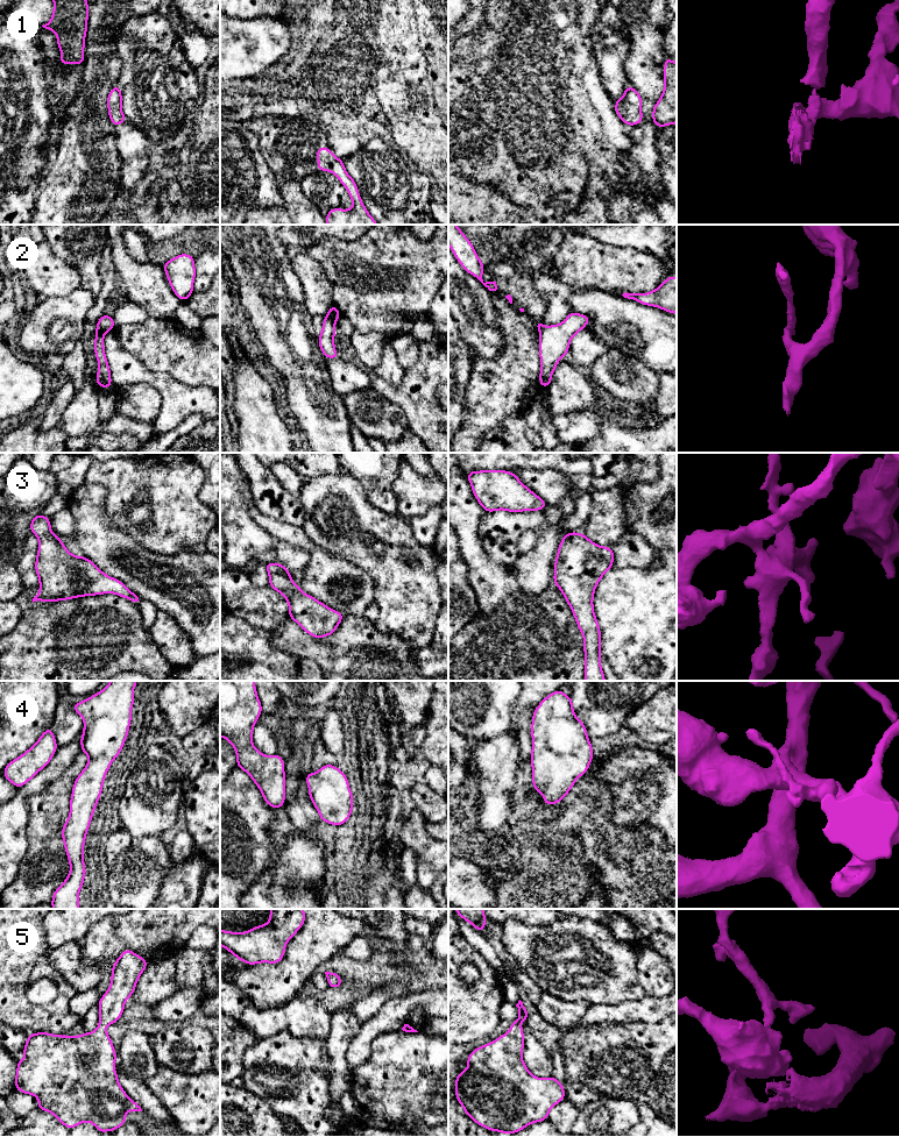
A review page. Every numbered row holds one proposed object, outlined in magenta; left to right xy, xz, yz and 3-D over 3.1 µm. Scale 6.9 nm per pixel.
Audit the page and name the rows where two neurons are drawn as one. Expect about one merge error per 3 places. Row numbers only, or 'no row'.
2

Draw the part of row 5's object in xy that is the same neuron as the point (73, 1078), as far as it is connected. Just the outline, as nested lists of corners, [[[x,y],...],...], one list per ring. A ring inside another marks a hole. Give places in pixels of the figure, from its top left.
[[[126,948],[112,966],[108,990],[101,996],[99,1025],[93,1032],[71,1037],[48,1032],[28,1035],[23,1046],[24,1059],[17,1058],[15,1089],[38,1099],[37,1109],[51,1113],[68,1129],[83,1122],[91,1122],[98,1131],[115,1131],[126,1123],[127,1111],[142,1111],[141,1107],[127,1096],[114,1070],[115,1049],[106,1026],[121,1018],[125,1002],[132,997],[140,975],[148,961]]]

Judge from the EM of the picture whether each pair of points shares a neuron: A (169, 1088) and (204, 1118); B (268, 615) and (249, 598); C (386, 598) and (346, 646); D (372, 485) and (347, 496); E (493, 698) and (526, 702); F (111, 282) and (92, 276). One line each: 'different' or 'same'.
A: same
B: same
C: different
D: different
E: different
F: different

